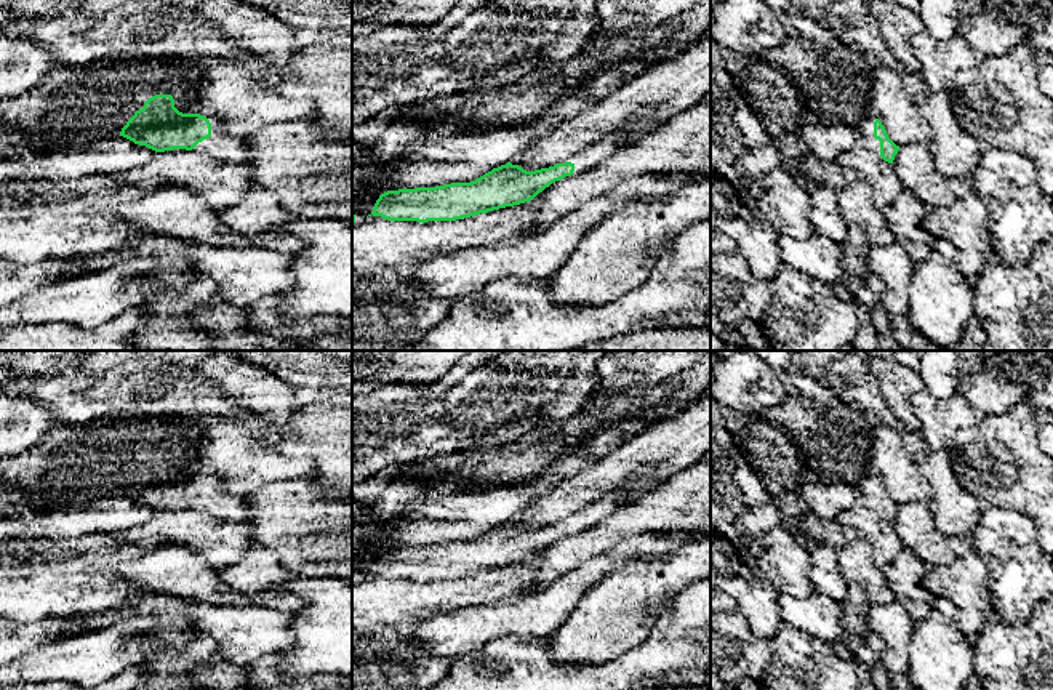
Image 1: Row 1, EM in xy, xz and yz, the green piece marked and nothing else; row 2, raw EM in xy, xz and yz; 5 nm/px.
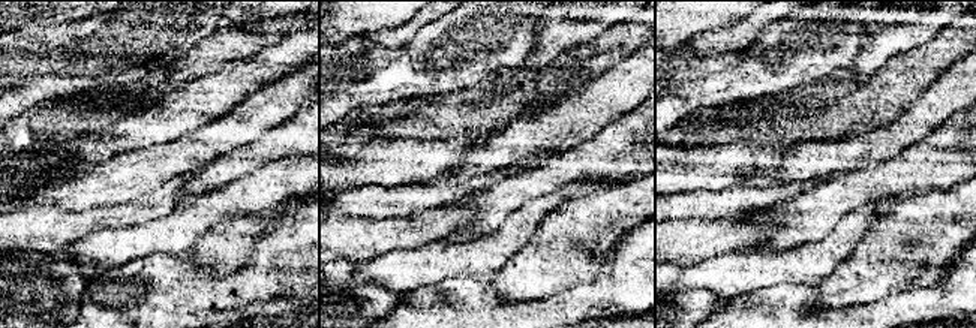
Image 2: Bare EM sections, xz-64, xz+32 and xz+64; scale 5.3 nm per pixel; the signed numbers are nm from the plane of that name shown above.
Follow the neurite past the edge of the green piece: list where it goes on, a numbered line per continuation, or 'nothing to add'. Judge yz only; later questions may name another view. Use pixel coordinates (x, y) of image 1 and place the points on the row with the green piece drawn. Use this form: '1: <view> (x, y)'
1: yz (866, 140)

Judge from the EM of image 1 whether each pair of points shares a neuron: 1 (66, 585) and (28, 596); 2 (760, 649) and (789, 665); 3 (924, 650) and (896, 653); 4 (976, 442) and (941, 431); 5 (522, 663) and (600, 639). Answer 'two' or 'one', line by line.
1: one
2: two
3: two
4: two
5: two

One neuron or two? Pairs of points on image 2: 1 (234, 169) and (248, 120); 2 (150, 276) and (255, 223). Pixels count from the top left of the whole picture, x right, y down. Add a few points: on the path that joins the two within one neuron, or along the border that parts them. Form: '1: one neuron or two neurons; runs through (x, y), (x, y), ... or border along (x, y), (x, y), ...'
1: two neurons; border along (270, 128), (249, 143), (221, 155)
2: two neurons; border along (185, 253), (195, 267), (218, 277)

